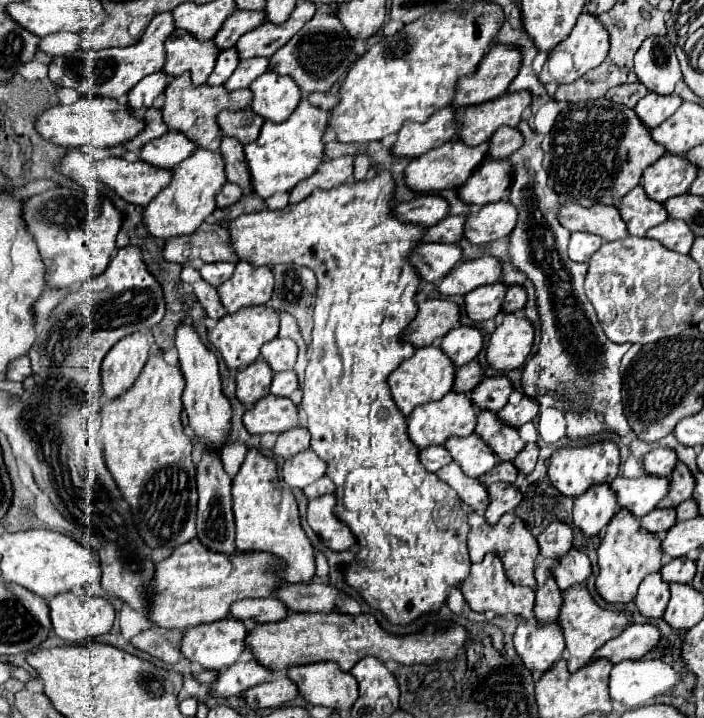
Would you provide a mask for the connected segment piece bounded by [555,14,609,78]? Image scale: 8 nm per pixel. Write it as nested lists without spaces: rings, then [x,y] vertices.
[[[581,14],[577,18],[577,24],[569,38],[565,38],[555,52],[567,50],[573,56],[573,64],[577,70],[577,76],[581,78],[585,72],[597,68],[609,50],[609,40],[607,40],[607,30],[599,24],[595,16],[585,16]]]

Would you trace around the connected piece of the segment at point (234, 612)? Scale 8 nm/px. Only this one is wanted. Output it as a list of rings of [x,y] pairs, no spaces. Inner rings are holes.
[[[273,596],[259,598],[259,600],[239,600],[239,602],[231,604],[231,616],[241,622],[245,622],[245,620],[253,620],[257,624],[279,622],[279,620],[283,620],[283,616],[287,616],[287,608]]]

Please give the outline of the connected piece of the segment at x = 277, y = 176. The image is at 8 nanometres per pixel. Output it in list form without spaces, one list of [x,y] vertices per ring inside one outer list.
[[[307,100],[295,108],[291,118],[281,124],[265,122],[261,134],[255,142],[243,146],[247,168],[251,174],[253,194],[269,198],[277,192],[291,192],[297,182],[305,180],[315,172],[315,166],[323,162],[323,132],[327,128],[329,112],[323,112],[317,106],[311,106]]]

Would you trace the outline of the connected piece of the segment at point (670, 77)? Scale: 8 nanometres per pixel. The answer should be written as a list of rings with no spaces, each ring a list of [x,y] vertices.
[[[649,36],[637,50],[635,74],[655,94],[673,94],[677,82],[683,78],[677,56],[663,36]]]

